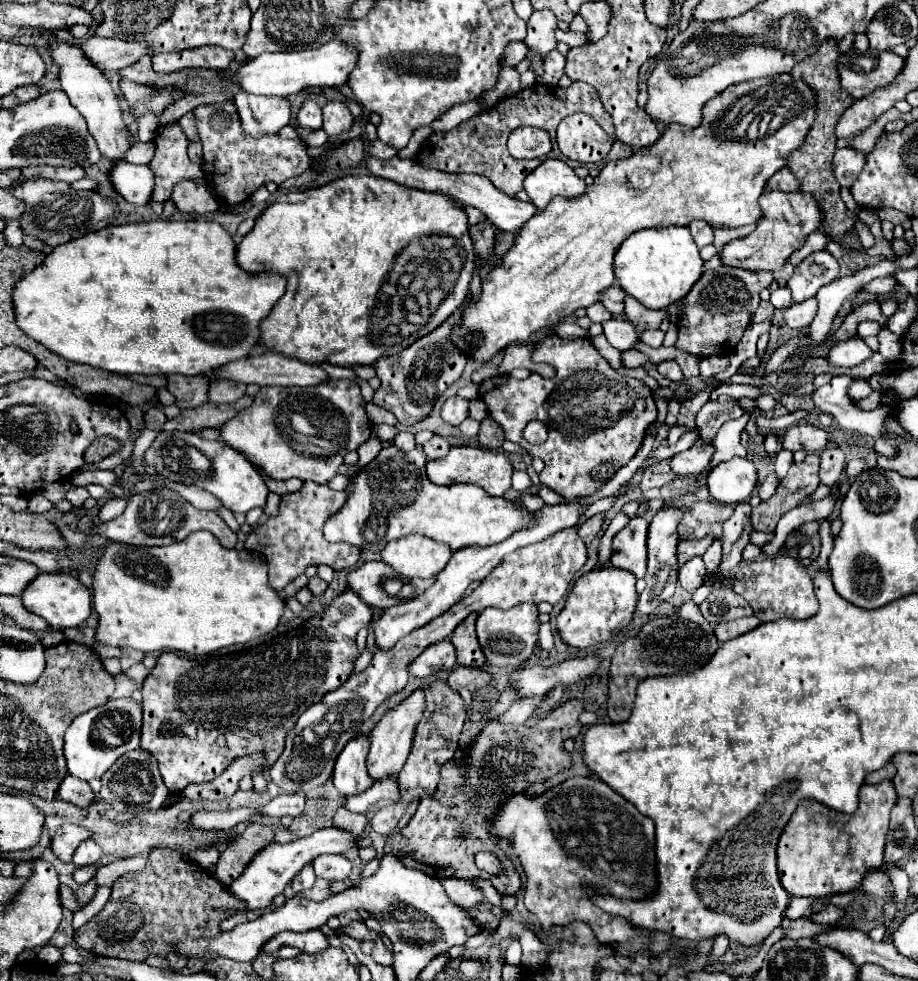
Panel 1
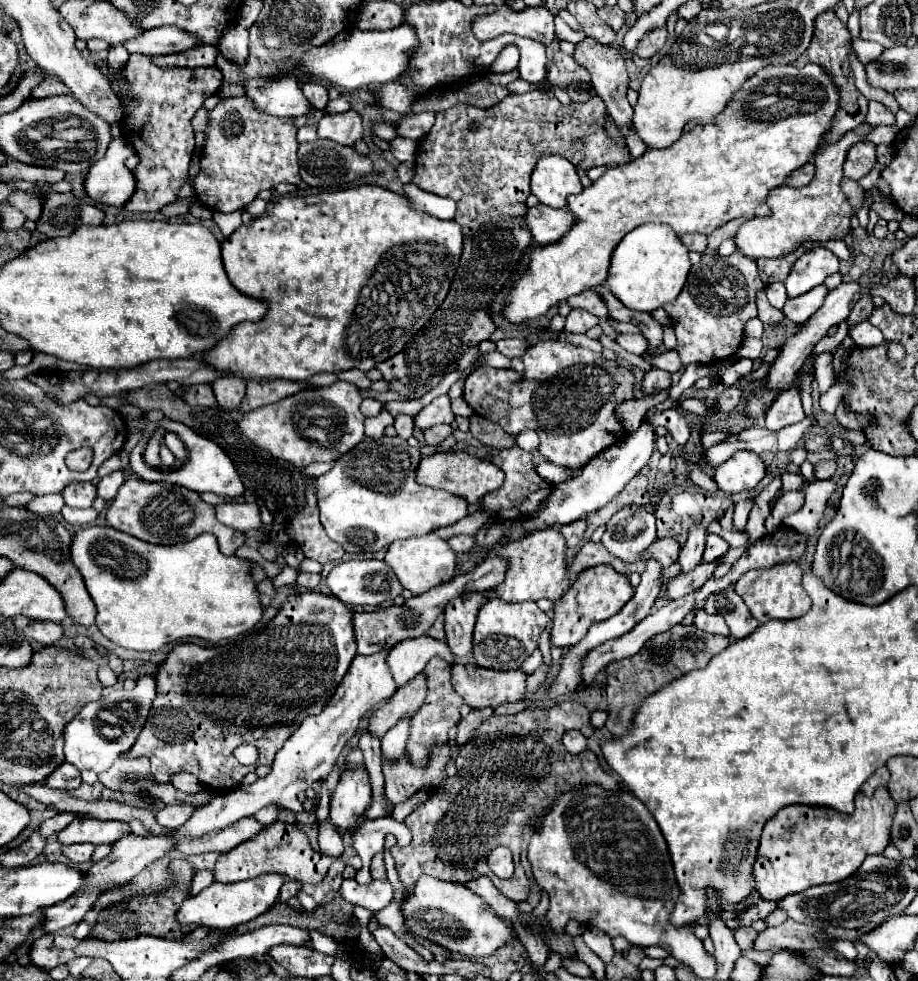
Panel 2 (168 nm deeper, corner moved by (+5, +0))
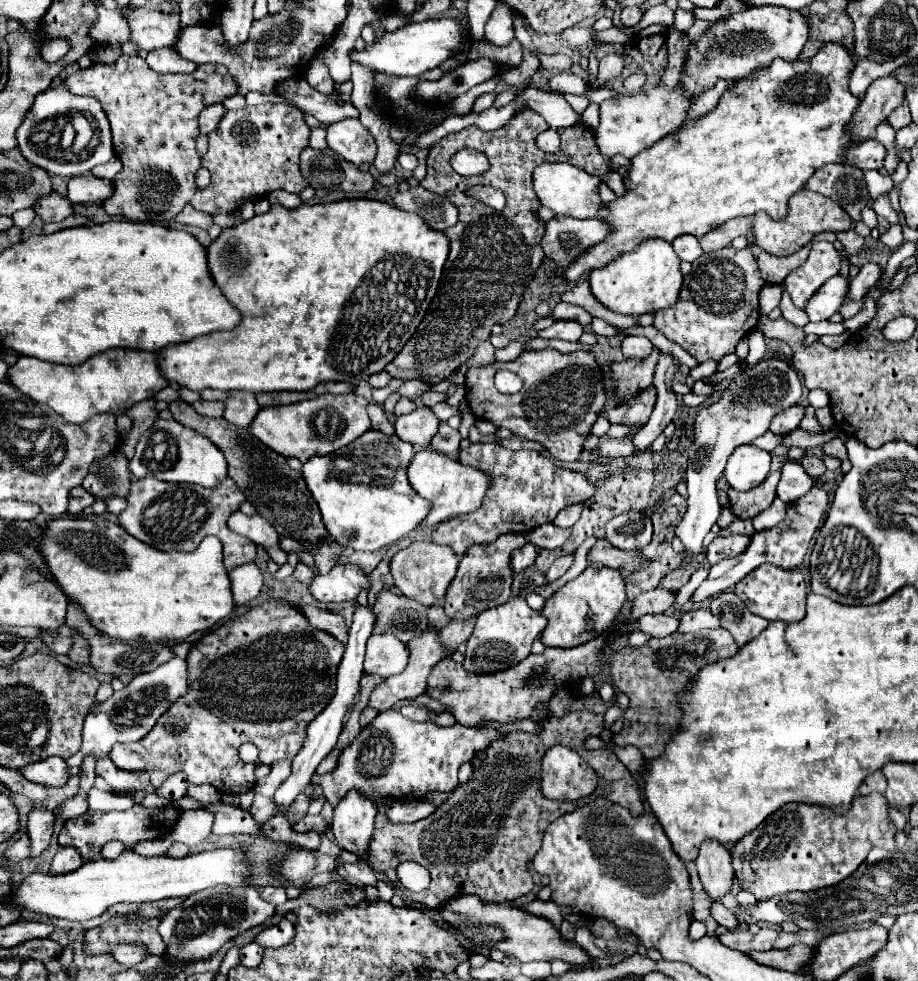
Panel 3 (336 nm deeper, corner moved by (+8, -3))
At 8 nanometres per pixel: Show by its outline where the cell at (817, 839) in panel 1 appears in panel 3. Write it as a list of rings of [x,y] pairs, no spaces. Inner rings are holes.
[[[884,794],[856,796],[846,814],[838,816],[830,808],[790,802],[768,816],[756,830],[732,844],[732,866],[740,886],[766,900],[784,892],[814,892],[846,880],[874,846],[896,850],[896,826],[888,818]]]

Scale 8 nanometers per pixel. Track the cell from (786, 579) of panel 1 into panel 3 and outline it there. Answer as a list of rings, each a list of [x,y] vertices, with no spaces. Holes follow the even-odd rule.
[[[762,564],[736,584],[734,594],[748,606],[754,606],[748,608],[752,614],[758,614],[766,620],[800,622],[806,616],[806,582],[800,570],[784,570],[772,564]]]

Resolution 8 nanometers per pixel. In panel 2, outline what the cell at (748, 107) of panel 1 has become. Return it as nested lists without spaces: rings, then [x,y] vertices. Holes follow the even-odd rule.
[[[809,63],[803,69],[795,65],[783,67],[765,67],[755,77],[747,79],[739,93],[727,103],[727,107],[715,117],[715,123],[699,125],[689,123],[683,129],[681,139],[667,149],[649,149],[639,159],[633,159],[625,165],[609,167],[591,187],[583,189],[579,195],[567,197],[567,209],[575,217],[573,229],[551,245],[533,247],[529,255],[529,265],[515,285],[511,285],[503,317],[511,325],[521,325],[531,319],[543,317],[553,305],[567,301],[571,295],[579,295],[585,289],[603,285],[607,281],[609,259],[621,237],[631,229],[643,223],[665,223],[671,225],[677,235],[683,233],[703,233],[709,235],[717,227],[725,225],[731,219],[745,217],[767,217],[769,207],[765,197],[769,189],[783,185],[785,177],[805,165],[817,145],[821,135],[829,129],[831,117],[837,111],[839,93],[831,77],[815,63]]]

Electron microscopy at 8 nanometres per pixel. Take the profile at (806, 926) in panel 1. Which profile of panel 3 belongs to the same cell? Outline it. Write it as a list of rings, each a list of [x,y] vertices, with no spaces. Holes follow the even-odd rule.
[[[720,902],[720,904],[710,904],[710,912],[712,912],[712,916],[714,916],[714,920],[720,924],[720,926],[724,926],[724,928],[728,928],[728,930],[738,930],[738,920],[734,918],[734,914]]]

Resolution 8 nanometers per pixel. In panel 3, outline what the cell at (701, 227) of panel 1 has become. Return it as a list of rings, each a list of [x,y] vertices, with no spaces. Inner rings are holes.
[[[680,236],[672,242],[672,246],[674,246],[674,252],[678,254],[680,260],[694,262],[696,258],[702,256],[702,248],[700,248],[696,236]]]

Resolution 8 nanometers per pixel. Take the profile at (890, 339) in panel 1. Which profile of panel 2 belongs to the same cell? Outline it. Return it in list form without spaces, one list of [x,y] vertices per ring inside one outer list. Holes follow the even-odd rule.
[[[863,321],[857,327],[853,327],[849,331],[849,335],[853,337],[855,345],[863,345],[863,347],[871,347],[871,345],[881,345],[883,343],[883,333],[879,333],[879,329],[875,329],[869,321]]]

